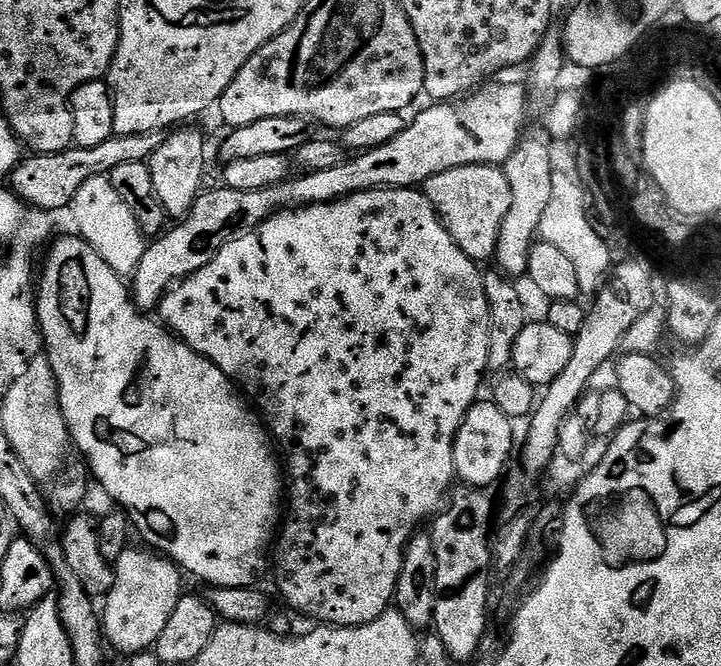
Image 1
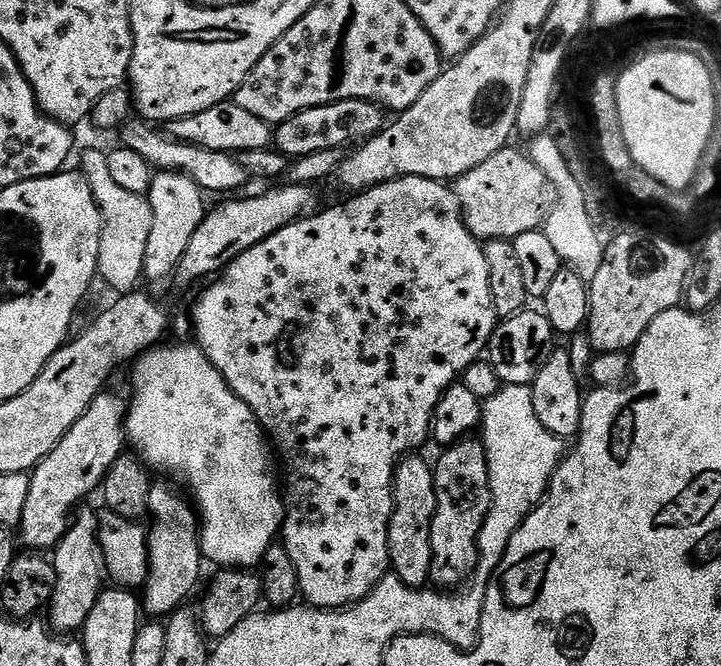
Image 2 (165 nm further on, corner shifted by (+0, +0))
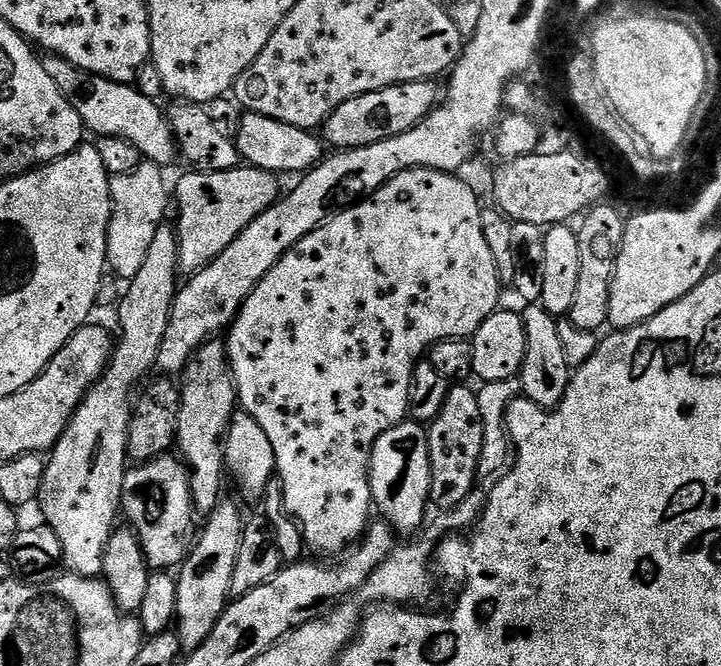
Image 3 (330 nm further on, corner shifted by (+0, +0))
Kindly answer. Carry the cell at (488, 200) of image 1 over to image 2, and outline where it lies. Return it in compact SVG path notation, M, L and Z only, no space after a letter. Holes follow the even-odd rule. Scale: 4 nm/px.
M515 146L498 150L498 154L494 154L494 158L486 158L482 166L474 166L474 170L459 176L454 181L454 191L460 203L465 226L470 230L470 234L481 242L513 241L518 238L518 234L537 231L547 220L554 199L554 185L548 181L544 171L534 163L527 151L519 152Z

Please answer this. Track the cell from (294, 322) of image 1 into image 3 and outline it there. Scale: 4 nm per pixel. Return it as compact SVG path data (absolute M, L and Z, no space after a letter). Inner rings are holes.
M412 168L409 172L400 172L389 180L387 184L382 185L371 198L365 198L359 204L353 204L351 208L346 208L339 212L337 216L333 216L322 227L315 228L310 234L306 234L306 238L302 238L302 242L298 242L289 250L286 255L281 258L274 266L274 270L270 270L270 274L266 274L266 278L262 278L262 282L258 282L258 286L254 286L254 290L244 300L244 305L240 307L240 312L236 319L232 321L226 332L226 343L228 345L228 361L232 364L232 377L236 383L236 399L239 407L243 411L248 412L254 418L254 422L258 422L258 426L262 426L262 430L266 430L266 438L270 438L270 446L274 446L274 458L276 459L276 472L280 476L285 486L285 508L289 515L300 526L300 532L304 537L305 545L309 549L316 551L320 558L328 558L324 556L336 556L347 553L363 537L364 533L370 527L370 519L368 515L373 515L374 505L372 503L372 491L370 490L370 482L368 481L368 457L372 455L372 447L374 442L382 434L386 434L386 430L390 430L394 426L405 423L409 419L408 399L410 398L410 386L412 385L412 371L416 368L417 363L425 359L426 353L434 347L438 342L443 340L462 340L470 338L477 330L478 326L482 326L482 322L486 322L486 318L490 318L490 314L497 311L500 300L500 291L502 285L500 283L500 275L498 274L498 266L494 262L494 254L490 254L490 246L486 242L486 234L482 234L482 203L476 197L476 192L464 180L459 180L459 175L451 172L439 172L438 170L430 170L429 168Z

